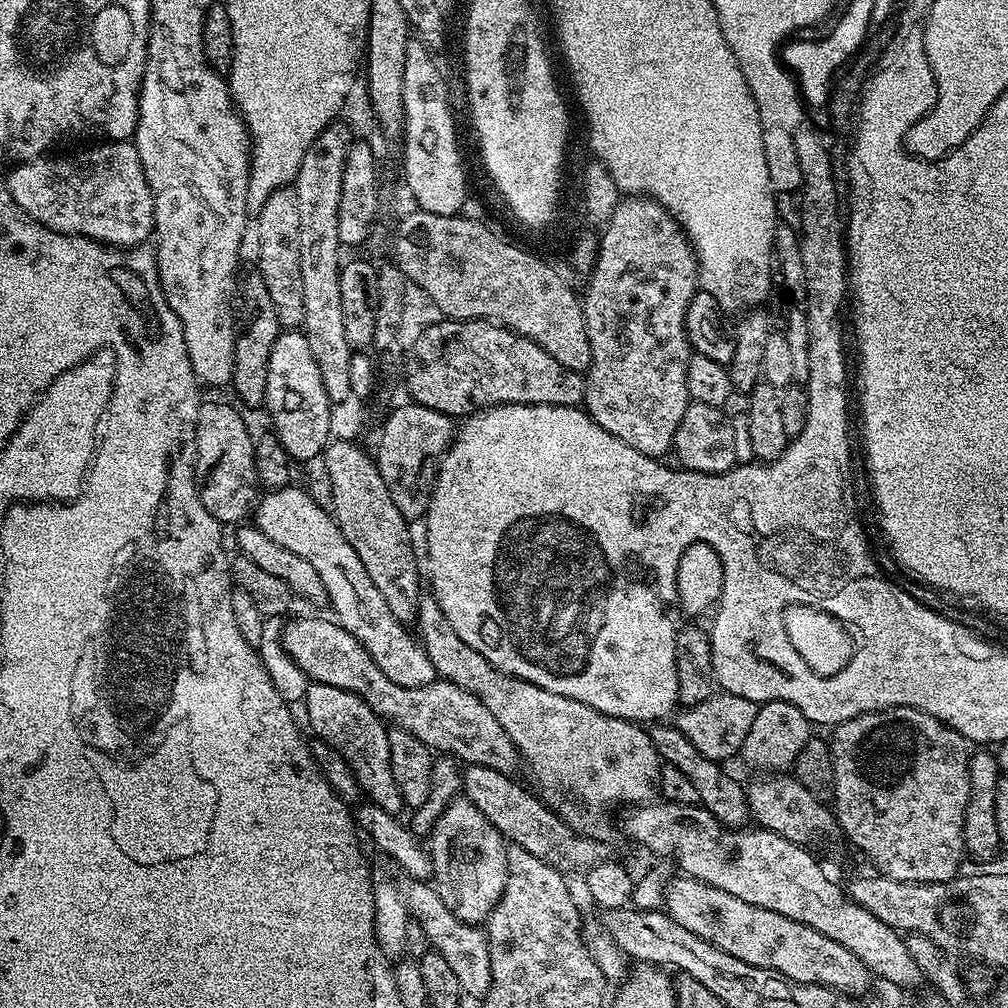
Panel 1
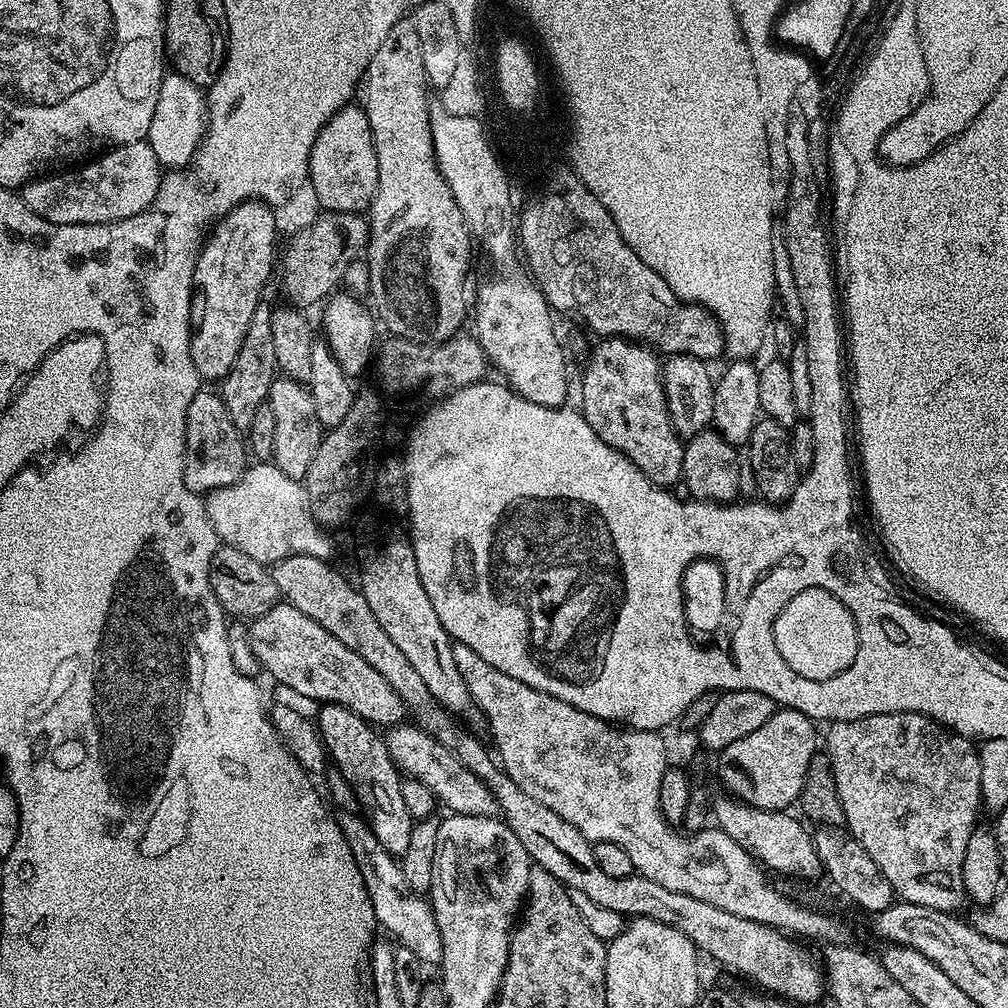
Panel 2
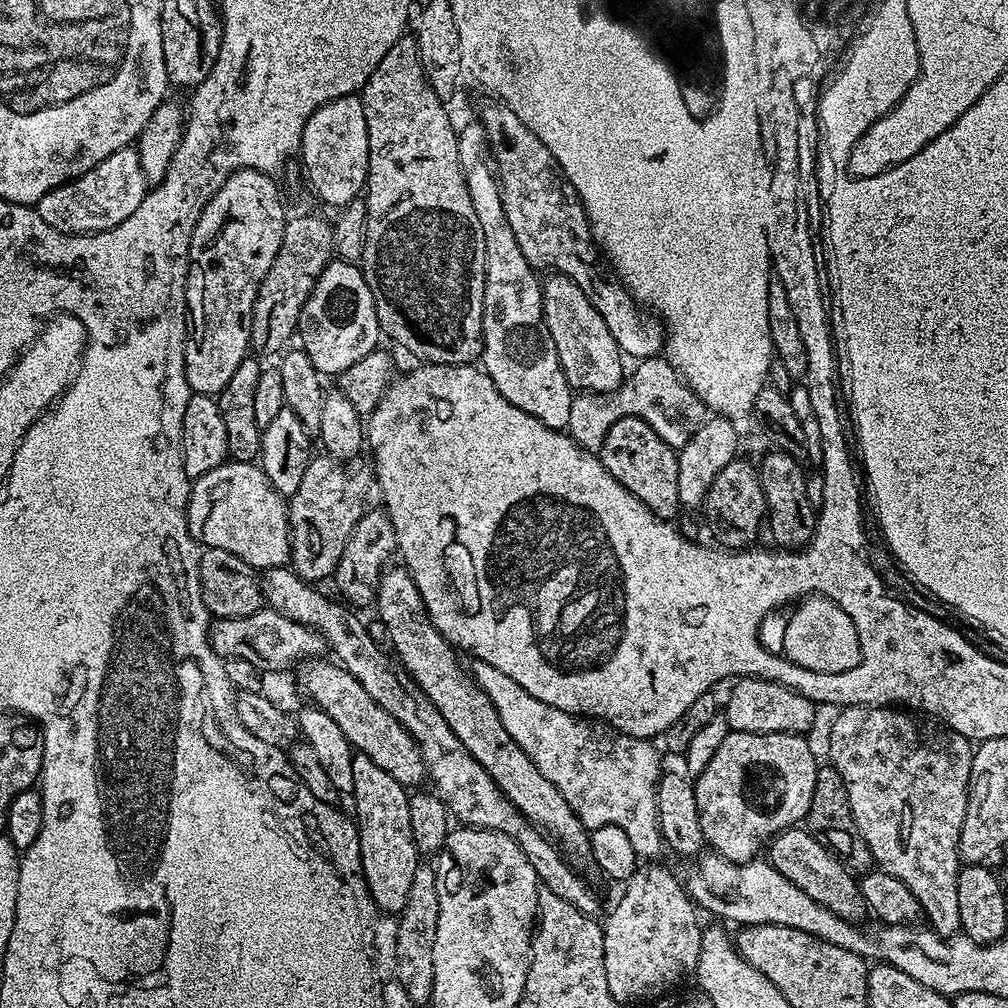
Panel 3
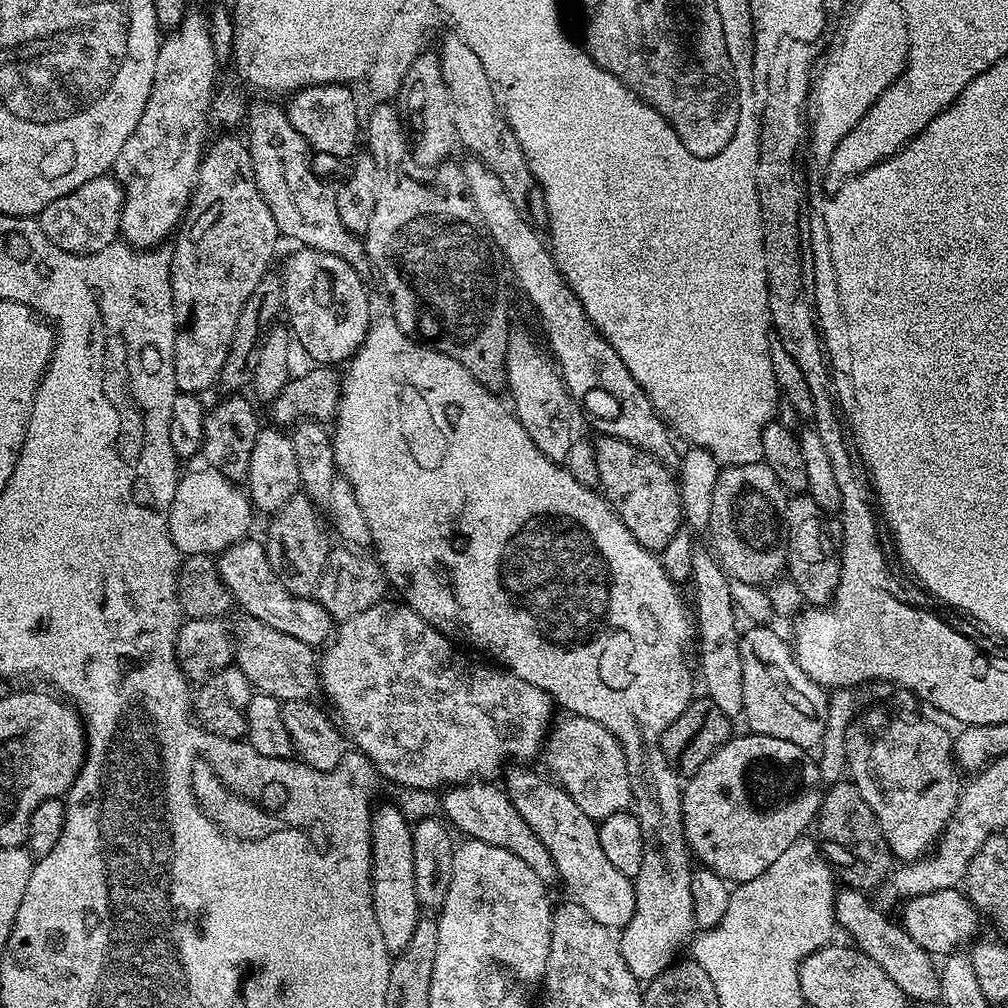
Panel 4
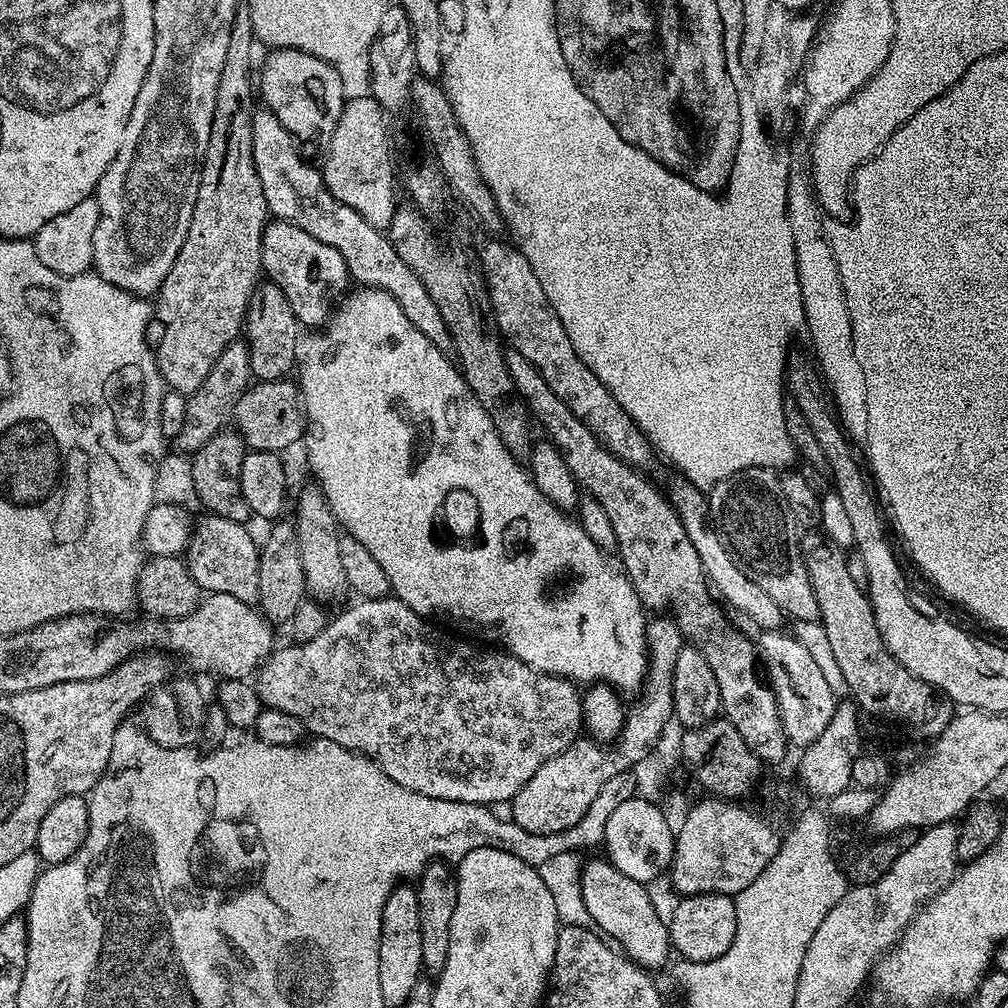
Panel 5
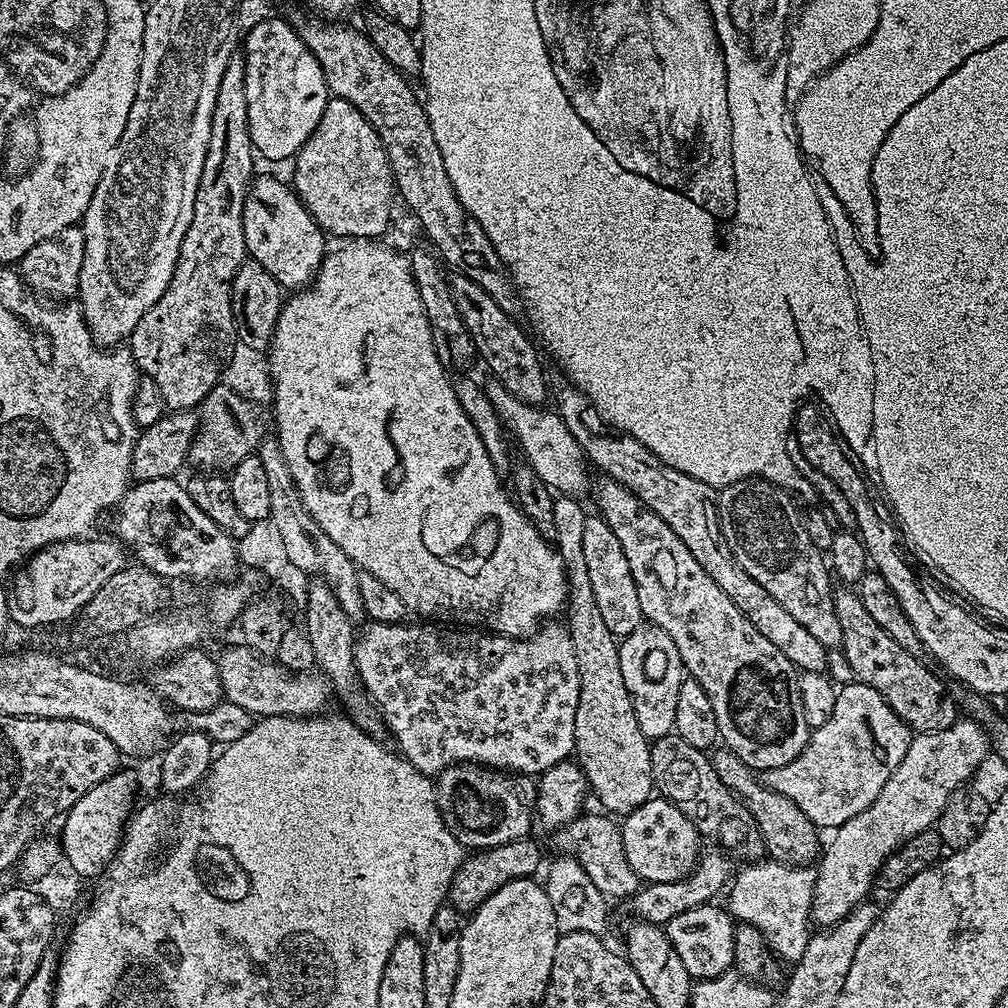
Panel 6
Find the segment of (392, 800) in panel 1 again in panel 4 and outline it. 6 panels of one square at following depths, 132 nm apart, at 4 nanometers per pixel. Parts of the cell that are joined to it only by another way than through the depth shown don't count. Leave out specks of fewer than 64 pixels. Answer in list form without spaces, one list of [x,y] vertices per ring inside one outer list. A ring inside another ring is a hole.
[[[388,804],[372,813],[372,905],[378,931],[389,954],[400,952],[410,942],[414,926],[422,919],[418,894],[414,890],[412,824],[403,811]]]

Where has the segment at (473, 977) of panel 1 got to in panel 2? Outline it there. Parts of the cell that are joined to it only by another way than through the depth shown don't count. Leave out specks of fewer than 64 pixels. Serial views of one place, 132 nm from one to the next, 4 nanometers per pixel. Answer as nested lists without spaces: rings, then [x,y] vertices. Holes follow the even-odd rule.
[[[339,809],[335,818],[350,854],[358,865],[358,874],[362,874],[362,882],[366,882],[366,894],[370,894],[370,906],[374,906],[377,925],[383,931],[385,928],[399,947],[418,954],[421,965],[439,965],[442,958],[442,934],[438,932],[438,922],[432,913],[431,903],[406,882],[406,874],[402,874],[399,859],[382,846],[363,815]]]

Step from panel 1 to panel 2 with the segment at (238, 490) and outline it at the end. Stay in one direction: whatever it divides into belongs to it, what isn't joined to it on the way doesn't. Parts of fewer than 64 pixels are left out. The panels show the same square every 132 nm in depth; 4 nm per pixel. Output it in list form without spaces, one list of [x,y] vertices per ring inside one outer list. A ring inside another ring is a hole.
[[[201,390],[194,394],[190,410],[186,410],[186,454],[184,455],[184,477],[191,492],[207,494],[222,486],[238,482],[238,478],[249,467],[250,456],[246,451],[245,437],[230,422],[230,413],[222,402],[219,391]]]

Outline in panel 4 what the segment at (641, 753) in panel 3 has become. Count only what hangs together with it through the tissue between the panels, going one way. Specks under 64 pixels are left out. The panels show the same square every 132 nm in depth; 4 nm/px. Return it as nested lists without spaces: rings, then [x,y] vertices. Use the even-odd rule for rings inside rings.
[[[571,714],[565,715],[563,718],[565,720],[557,719],[553,723],[542,749],[543,759],[548,759],[549,770],[547,769],[547,771],[554,777],[555,783],[564,788],[566,794],[570,794],[570,798],[574,798],[574,802],[578,802],[578,807],[590,819],[599,822],[625,811],[632,803],[632,779],[626,766],[624,748],[617,742],[616,736],[610,734],[610,730],[606,730],[606,726],[602,726],[590,718]]]

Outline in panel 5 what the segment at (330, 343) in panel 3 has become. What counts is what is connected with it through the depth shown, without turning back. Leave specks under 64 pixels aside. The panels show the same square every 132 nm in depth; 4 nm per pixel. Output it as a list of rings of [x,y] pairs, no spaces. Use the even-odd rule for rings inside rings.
[[[273,219],[265,224],[262,234],[262,272],[271,283],[277,284],[290,302],[297,320],[308,330],[316,330],[327,324],[328,317],[337,307],[338,301],[349,291],[348,267],[326,242],[318,242],[314,234],[306,234],[296,224]]]

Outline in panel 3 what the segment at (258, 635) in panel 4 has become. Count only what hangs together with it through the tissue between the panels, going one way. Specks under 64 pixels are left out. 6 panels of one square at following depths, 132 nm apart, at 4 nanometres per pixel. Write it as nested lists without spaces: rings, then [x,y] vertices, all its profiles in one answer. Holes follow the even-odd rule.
[[[313,658],[301,660],[296,672],[296,684],[309,696],[311,703],[315,707],[322,709],[326,714],[330,714],[330,719],[338,725],[338,730],[346,734],[348,743],[359,755],[370,758],[370,762],[382,766],[390,778],[394,778],[399,784],[411,786],[421,779],[425,779],[424,759],[420,753],[420,747],[414,742],[414,738],[366,690],[362,690],[362,682],[354,678],[345,668],[331,659]]]

